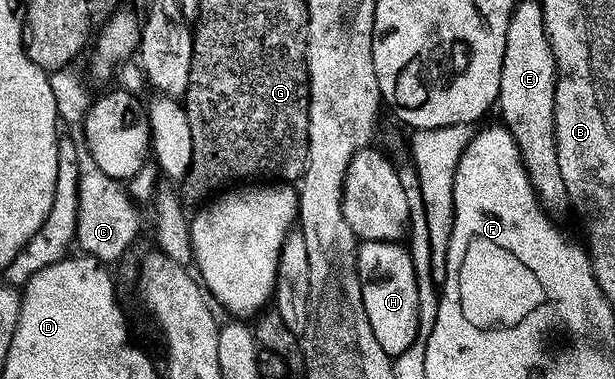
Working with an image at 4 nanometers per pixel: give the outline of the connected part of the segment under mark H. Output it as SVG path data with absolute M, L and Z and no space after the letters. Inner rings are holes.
M363 241L357 247L357 269L361 281L361 297L365 301L365 313L369 317L369 325L373 325L373 337L377 337L377 345L385 349L385 353L392 357L404 355L420 338L418 333L418 282L411 254L398 242L373 243Z

